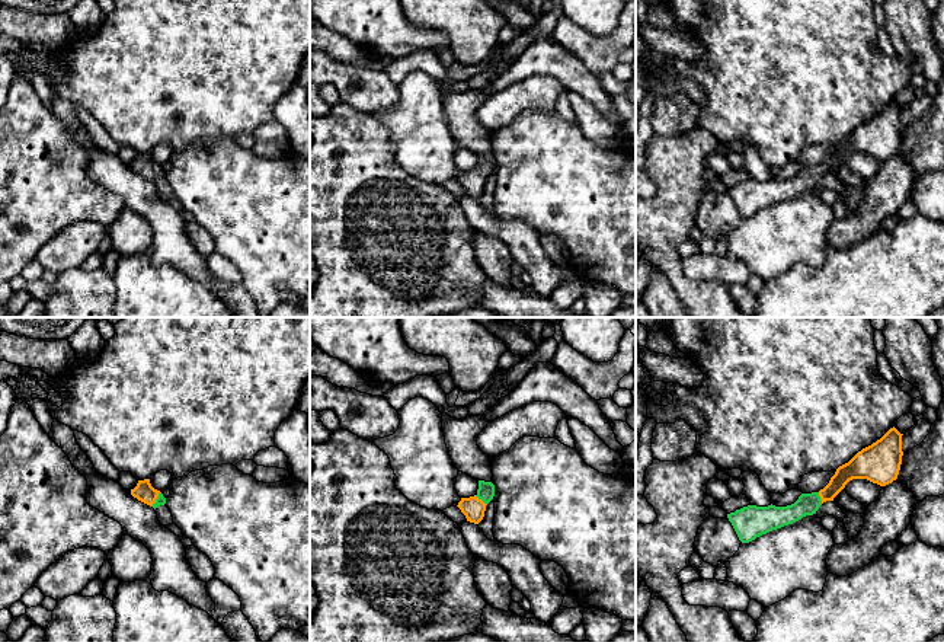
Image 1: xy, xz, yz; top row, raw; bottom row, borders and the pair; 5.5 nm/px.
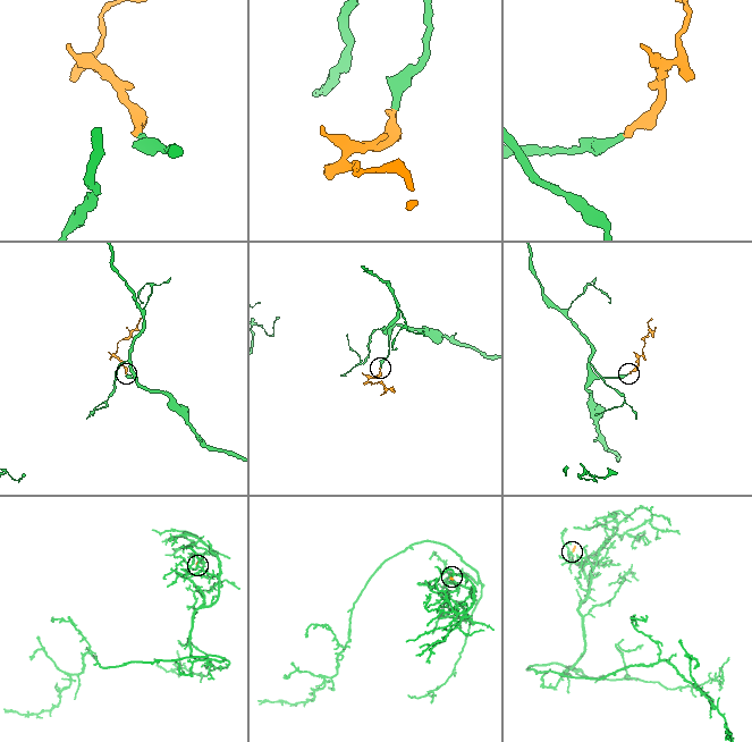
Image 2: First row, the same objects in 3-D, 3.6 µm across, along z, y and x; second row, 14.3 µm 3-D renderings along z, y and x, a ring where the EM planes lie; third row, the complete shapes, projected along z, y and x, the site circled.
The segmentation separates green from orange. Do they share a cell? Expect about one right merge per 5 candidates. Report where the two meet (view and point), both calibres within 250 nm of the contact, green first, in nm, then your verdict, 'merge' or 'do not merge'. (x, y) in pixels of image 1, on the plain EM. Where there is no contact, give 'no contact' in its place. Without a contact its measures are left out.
xz (480, 172) | 100/120 nm | merge

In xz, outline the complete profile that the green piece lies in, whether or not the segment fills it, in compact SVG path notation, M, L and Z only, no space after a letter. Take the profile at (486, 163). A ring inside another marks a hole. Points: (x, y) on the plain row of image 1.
M479 154L479 163L474 170L461 172L458 182L465 189L467 195L479 198L486 185L486 179L495 170L495 159L492 156Z

